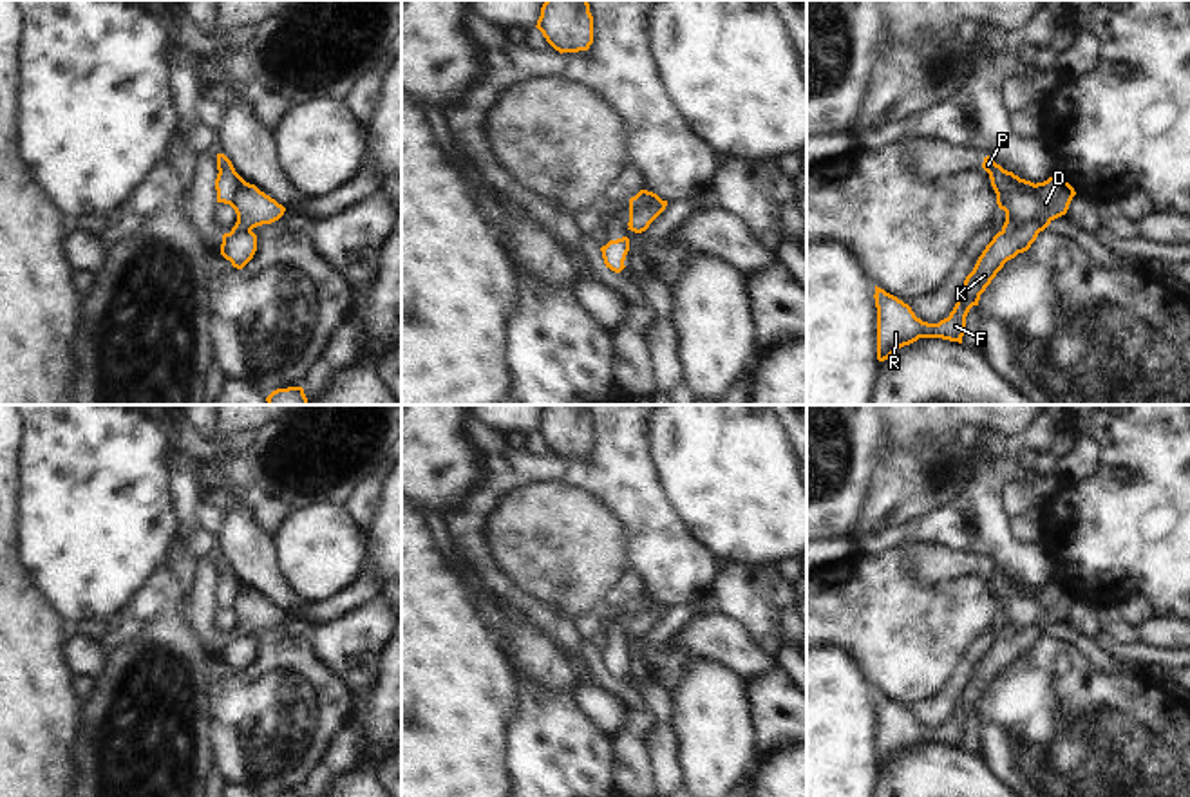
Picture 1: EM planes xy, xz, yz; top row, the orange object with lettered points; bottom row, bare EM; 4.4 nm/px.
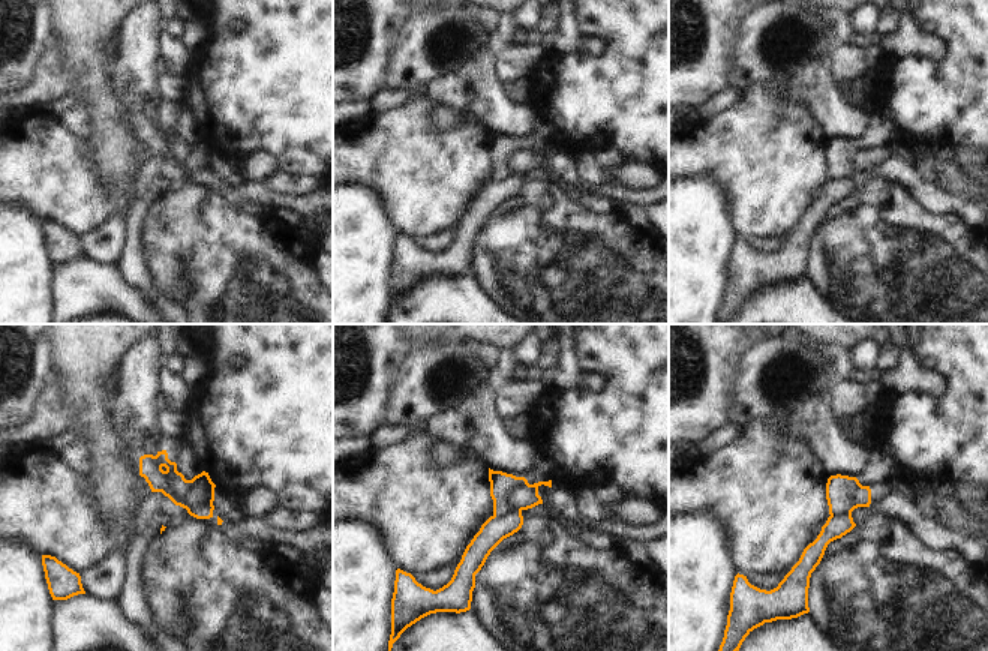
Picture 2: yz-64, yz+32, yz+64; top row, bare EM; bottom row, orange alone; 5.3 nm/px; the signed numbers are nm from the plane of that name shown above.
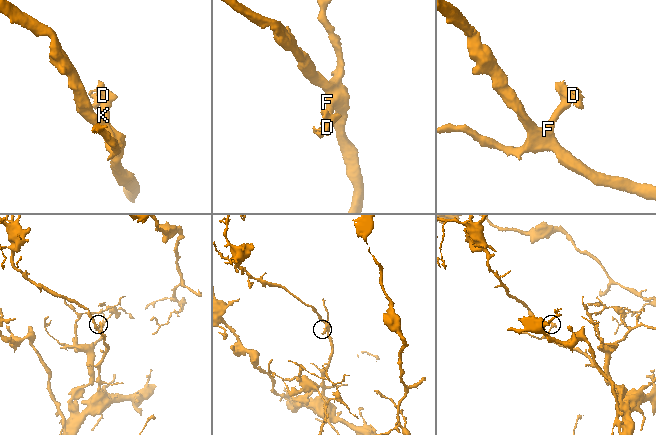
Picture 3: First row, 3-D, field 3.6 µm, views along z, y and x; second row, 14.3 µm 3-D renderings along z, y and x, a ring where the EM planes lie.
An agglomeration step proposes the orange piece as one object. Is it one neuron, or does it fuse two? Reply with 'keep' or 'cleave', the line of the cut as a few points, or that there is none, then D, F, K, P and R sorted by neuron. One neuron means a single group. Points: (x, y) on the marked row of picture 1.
cleave; cut in yz along (1040, 230), (1033, 225), (1020, 225), (1015, 230), (1002, 232); D P / F K R

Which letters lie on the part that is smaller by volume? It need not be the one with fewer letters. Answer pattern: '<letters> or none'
D, P

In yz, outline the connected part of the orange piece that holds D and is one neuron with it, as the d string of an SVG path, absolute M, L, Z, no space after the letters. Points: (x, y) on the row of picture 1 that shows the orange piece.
M984 157L982 168L989 173L996 193L996 204L1006 211L1002 231L1016 231L1024 224L1034 224L1044 231L1054 219L1067 213L1074 188L1069 183L1049 177L1044 183L1020 179L1004 170L993 157Z

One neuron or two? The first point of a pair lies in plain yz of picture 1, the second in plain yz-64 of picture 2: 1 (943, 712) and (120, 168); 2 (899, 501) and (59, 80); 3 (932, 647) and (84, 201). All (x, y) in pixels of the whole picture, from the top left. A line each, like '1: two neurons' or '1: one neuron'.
1: two neurons
2: one neuron
3: one neuron

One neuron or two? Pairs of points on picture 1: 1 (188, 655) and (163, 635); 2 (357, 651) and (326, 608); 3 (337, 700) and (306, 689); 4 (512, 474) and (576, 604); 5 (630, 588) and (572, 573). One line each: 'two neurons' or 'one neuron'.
1: one neuron
2: two neurons
3: one neuron
4: two neurons
5: two neurons

